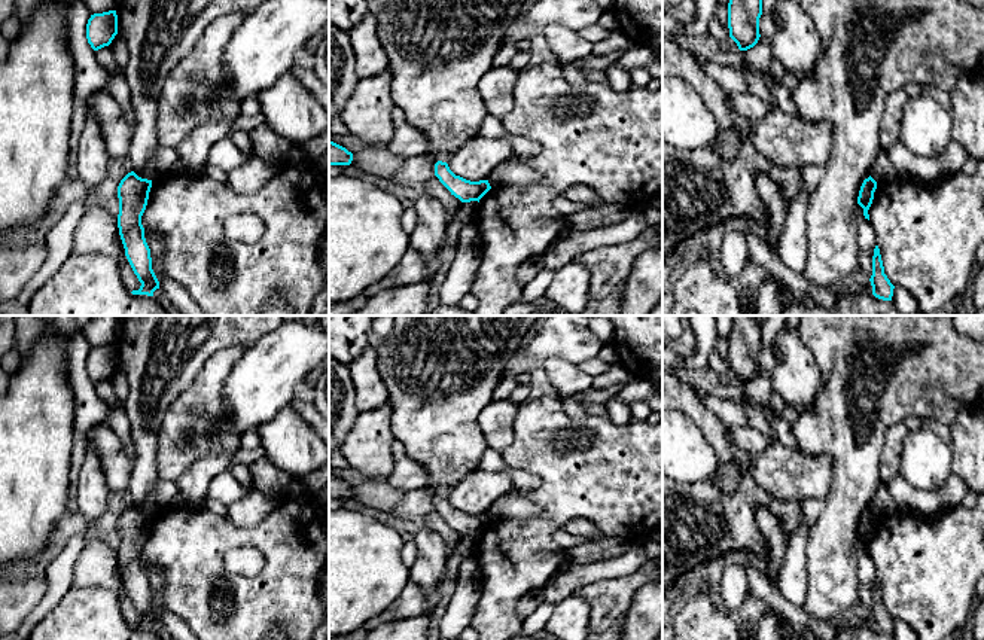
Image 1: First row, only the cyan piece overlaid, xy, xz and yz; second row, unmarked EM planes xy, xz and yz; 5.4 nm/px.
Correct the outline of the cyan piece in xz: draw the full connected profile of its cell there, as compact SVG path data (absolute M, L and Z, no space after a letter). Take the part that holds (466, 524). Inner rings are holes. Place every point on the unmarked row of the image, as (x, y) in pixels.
M447 496L435 497L435 509L461 536L478 534L491 522L488 513L470 515L456 509Z

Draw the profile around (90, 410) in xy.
M74 330L67 335L70 338L68 374L74 393L73 451L68 479L70 484L76 484L85 463L86 432L100 423L106 423L109 408L97 394L95 384L86 372L86 357L92 347L82 330Z

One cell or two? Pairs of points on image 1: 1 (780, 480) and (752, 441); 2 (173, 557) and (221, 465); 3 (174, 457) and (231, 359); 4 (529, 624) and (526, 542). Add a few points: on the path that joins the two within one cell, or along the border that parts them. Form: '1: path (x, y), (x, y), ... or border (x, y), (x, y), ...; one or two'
1: border (770, 435), (767, 448), (752, 459); two
2: border (180, 500), (200, 506); two
3: path (179, 433), (198, 413), (210, 383); one
4: border (521, 621), (523, 624); two

